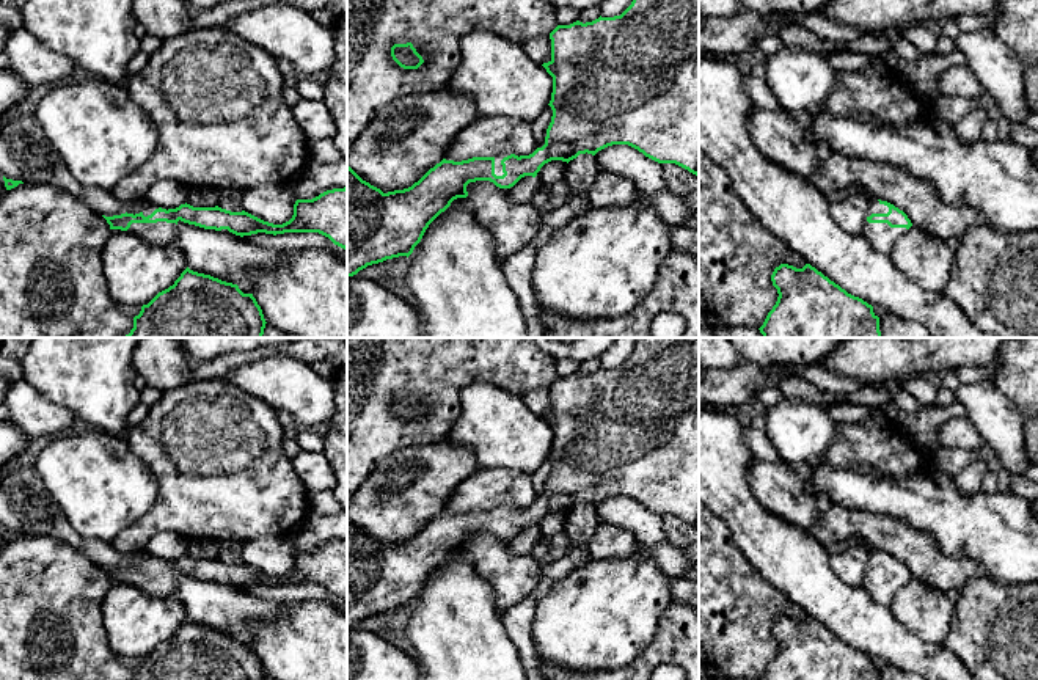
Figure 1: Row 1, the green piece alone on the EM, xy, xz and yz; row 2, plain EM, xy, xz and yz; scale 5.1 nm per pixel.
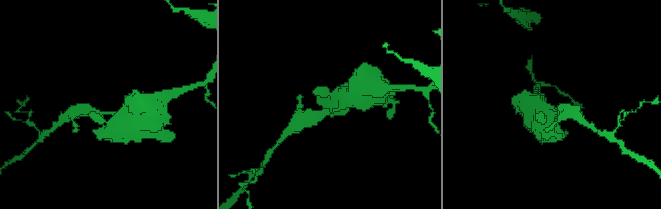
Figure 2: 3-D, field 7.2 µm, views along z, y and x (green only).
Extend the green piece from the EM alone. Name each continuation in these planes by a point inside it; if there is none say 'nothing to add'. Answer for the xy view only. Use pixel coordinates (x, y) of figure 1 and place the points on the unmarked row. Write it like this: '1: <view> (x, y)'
1: xy (162, 586)

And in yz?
1: yz (883, 589)

